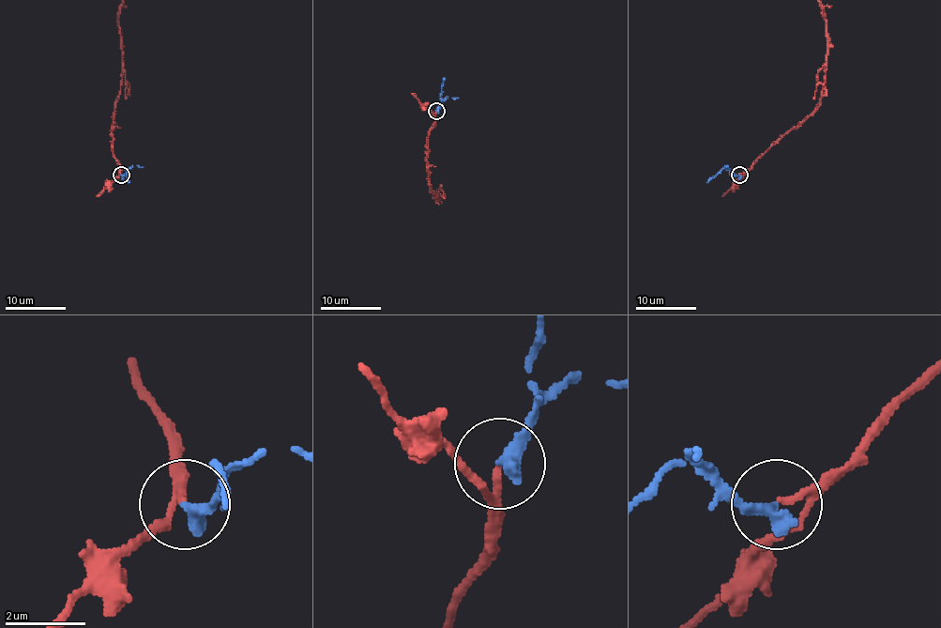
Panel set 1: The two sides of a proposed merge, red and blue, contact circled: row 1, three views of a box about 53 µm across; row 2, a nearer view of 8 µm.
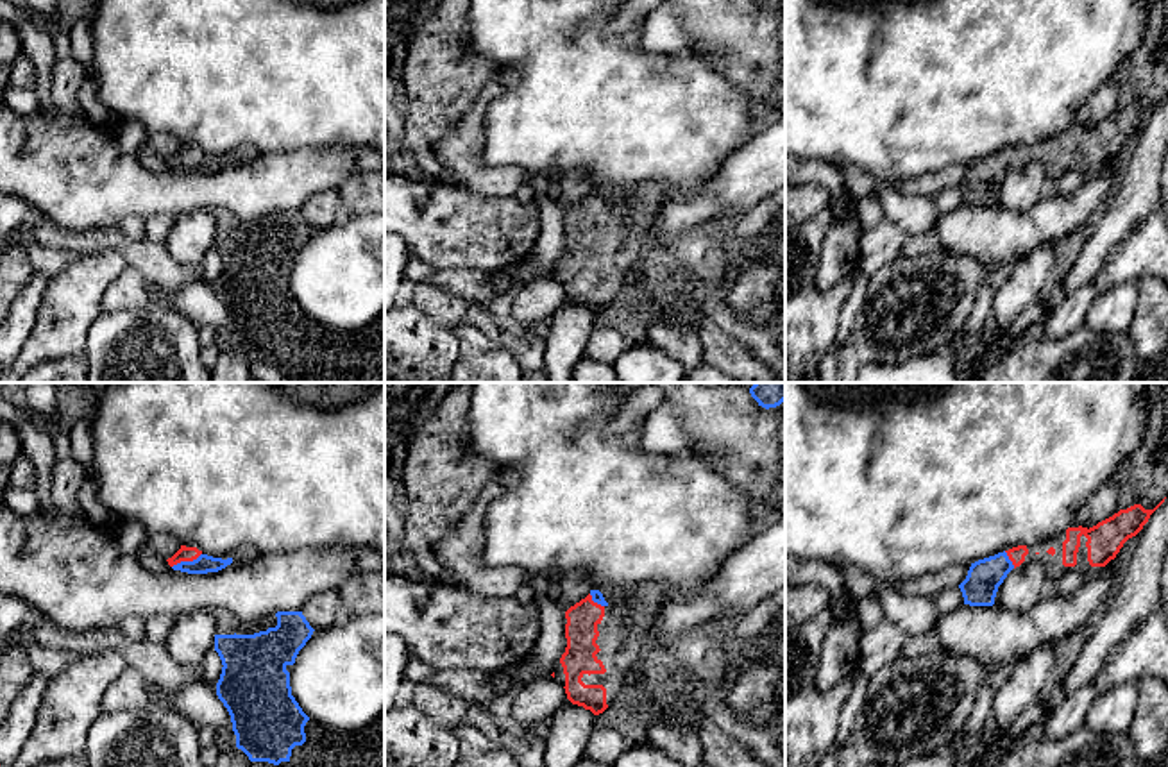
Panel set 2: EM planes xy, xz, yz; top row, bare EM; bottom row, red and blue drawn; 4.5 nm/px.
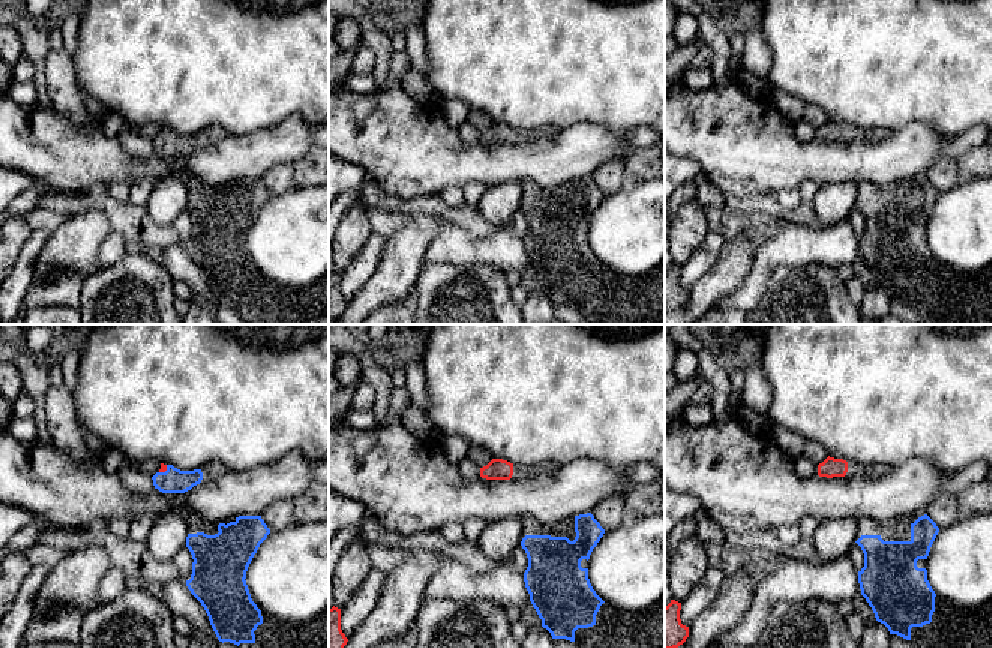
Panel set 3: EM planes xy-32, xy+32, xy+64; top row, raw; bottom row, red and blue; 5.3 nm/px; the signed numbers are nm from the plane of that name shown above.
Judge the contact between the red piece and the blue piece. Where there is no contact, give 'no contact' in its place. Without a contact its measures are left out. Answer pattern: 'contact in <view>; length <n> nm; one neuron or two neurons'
contact in xy; length 150 nm; one neuron

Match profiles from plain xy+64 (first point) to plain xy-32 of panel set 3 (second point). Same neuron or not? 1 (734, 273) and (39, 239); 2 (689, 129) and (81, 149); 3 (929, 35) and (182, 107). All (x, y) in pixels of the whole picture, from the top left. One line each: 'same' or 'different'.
1: different
2: same
3: same

